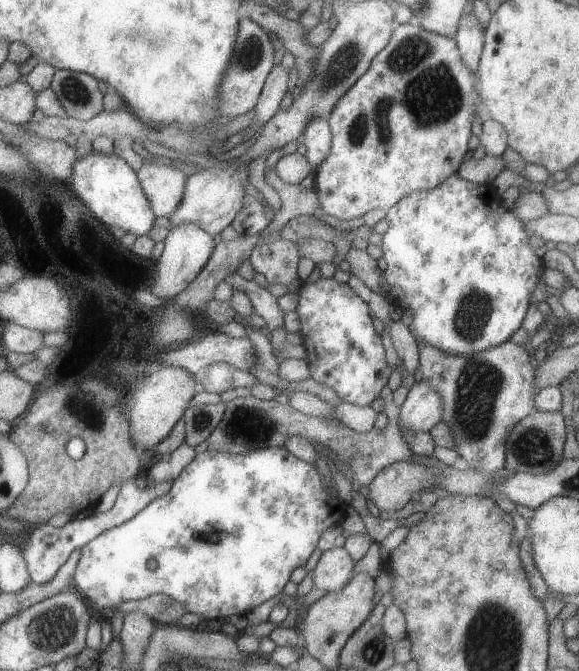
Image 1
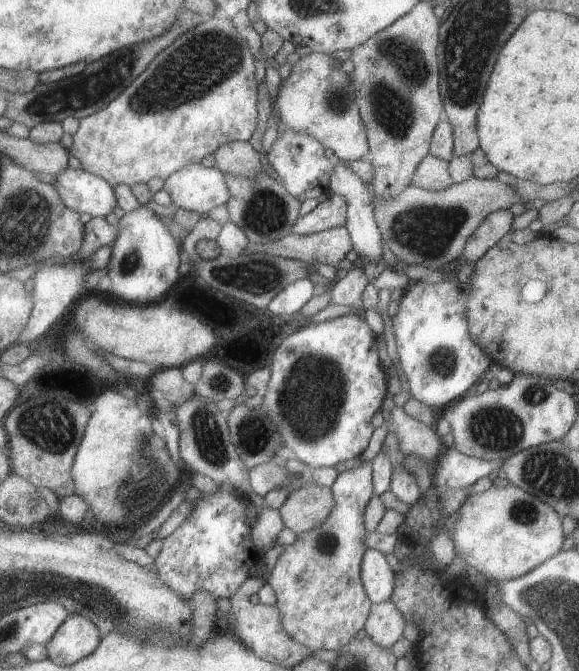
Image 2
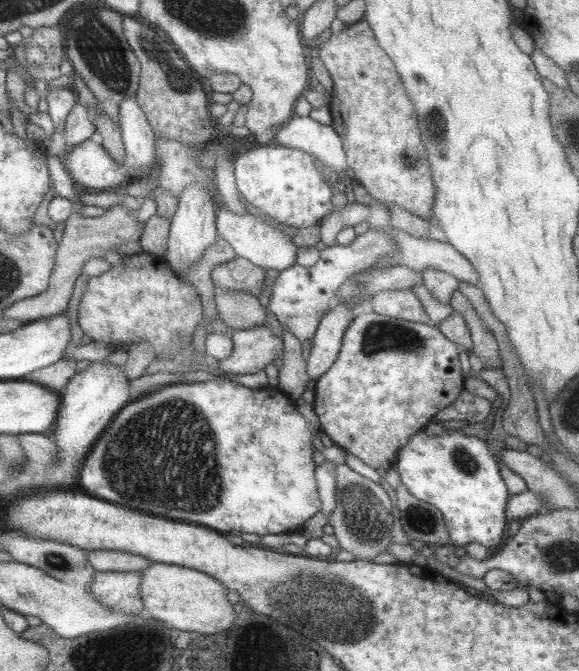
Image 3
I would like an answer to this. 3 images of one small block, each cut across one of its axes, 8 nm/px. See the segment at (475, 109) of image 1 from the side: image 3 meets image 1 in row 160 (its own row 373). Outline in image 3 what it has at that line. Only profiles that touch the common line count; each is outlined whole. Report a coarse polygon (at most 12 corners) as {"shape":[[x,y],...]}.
{"shape":[[355,311],[312,406],[343,451],[392,469],[457,398],[459,346]]}

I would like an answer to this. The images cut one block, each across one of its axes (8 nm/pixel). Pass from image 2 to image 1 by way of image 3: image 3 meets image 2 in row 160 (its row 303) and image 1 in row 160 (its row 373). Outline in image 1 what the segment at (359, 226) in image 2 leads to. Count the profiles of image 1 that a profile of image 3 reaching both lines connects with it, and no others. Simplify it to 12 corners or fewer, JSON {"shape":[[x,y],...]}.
{"shape":[[311,118],[301,132],[305,158],[315,172],[329,154],[325,118]]}

